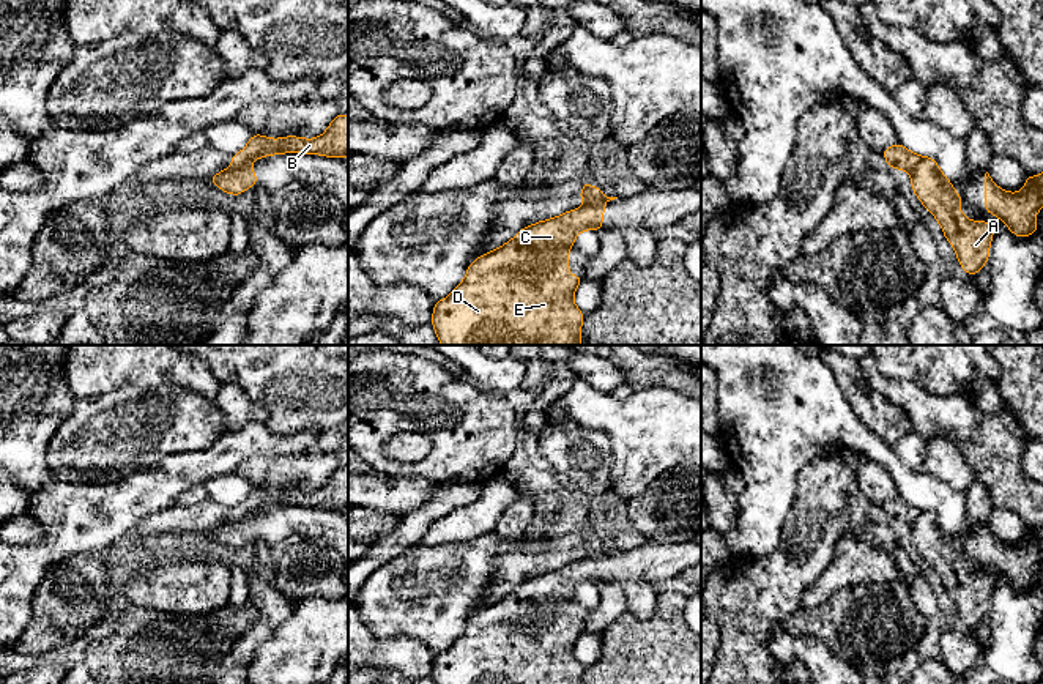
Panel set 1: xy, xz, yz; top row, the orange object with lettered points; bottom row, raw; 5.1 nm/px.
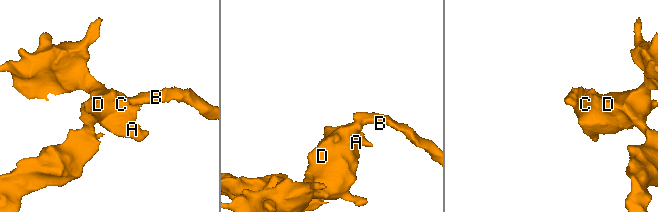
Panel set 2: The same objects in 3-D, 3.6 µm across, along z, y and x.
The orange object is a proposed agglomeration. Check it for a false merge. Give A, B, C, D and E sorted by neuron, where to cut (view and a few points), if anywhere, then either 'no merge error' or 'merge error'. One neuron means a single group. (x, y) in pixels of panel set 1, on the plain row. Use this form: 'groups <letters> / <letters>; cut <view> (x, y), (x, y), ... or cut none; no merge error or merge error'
groups A C D E / B; cut xz (604, 555), (585, 560); merge error

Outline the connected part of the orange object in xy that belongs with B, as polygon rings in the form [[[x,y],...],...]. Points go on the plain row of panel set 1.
[[[339,467],[334,470],[328,482],[315,492],[296,489],[269,492],[263,487],[252,487],[247,498],[232,507],[232,519],[238,520],[265,509],[284,506],[320,507],[336,512],[348,509],[348,468]]]

